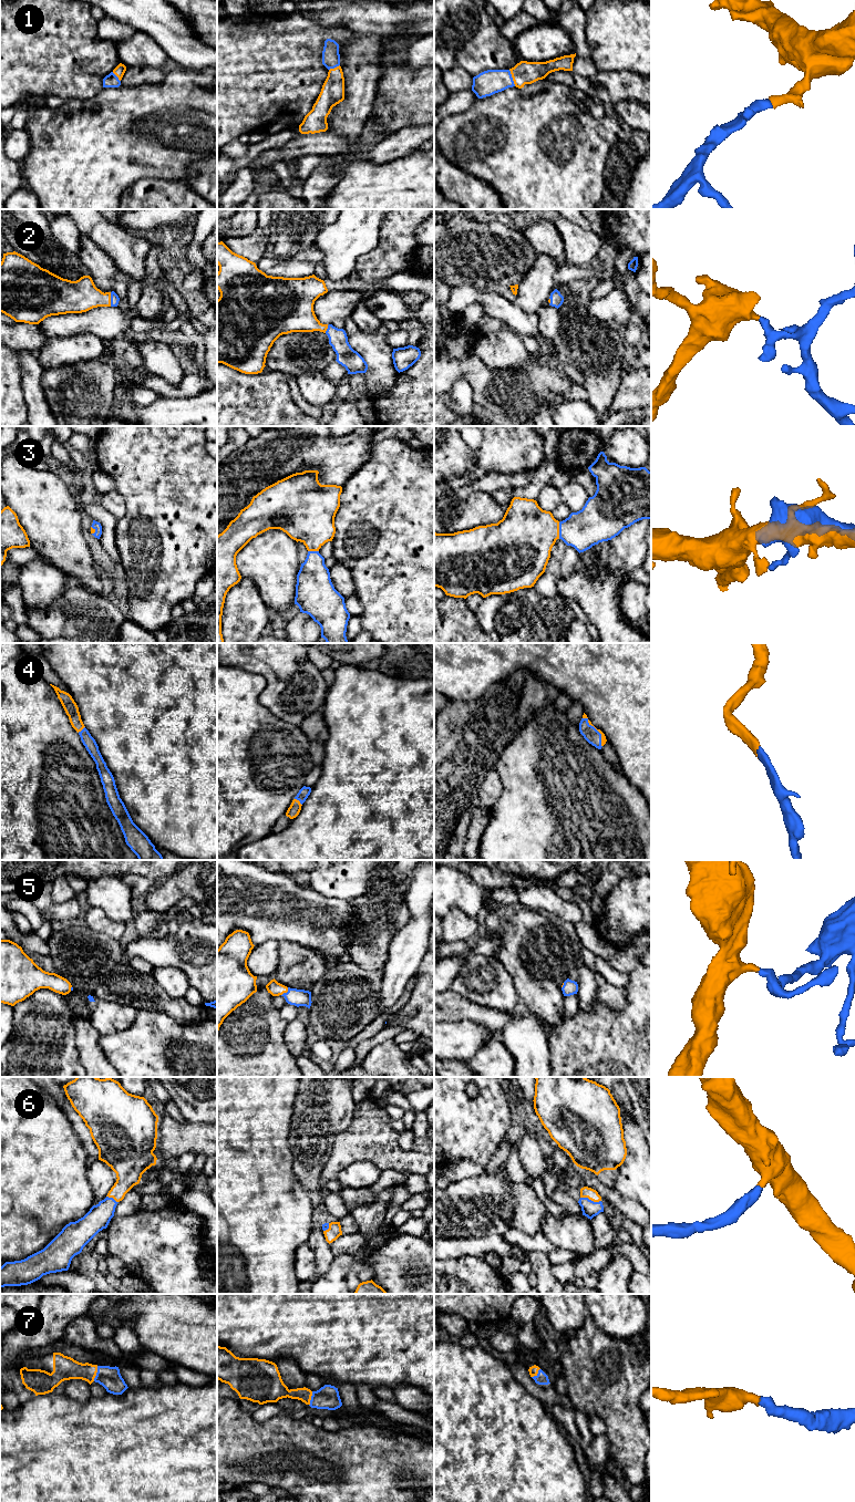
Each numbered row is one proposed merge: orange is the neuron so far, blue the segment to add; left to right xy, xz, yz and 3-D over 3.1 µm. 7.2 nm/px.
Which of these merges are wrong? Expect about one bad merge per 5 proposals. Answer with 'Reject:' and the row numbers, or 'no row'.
Reject: no row

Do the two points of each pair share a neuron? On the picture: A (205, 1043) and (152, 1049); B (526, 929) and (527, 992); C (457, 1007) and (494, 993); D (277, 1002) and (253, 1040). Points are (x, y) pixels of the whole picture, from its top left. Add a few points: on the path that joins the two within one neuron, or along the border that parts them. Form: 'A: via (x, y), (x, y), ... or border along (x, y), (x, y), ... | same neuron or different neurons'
A: via (192, 1049), (165, 1049) | same neuron
B: via (529, 944), (535, 953), (535, 976) | same neuron
C: border along (450, 988), (474, 1003), (496, 1008) | different neurons
D: border along (273, 996), (271, 1003), (278, 1010) | different neurons

